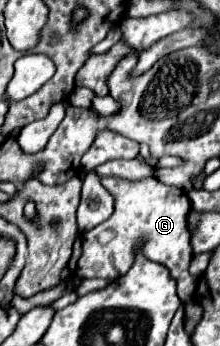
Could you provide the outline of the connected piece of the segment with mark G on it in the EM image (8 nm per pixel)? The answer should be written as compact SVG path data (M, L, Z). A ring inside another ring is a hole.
M103 176L101 184L115 198L115 212L109 220L83 234L83 256L77 264L77 276L117 280L117 276L123 276L133 266L135 254L139 250L149 260L161 262L171 270L171 276L179 284L179 298L183 302L193 300L197 278L187 270L193 258L189 244L191 236L187 230L187 214L191 210L187 192L175 186L165 186L155 176L141 180ZM139 244L141 248L137 248Z

